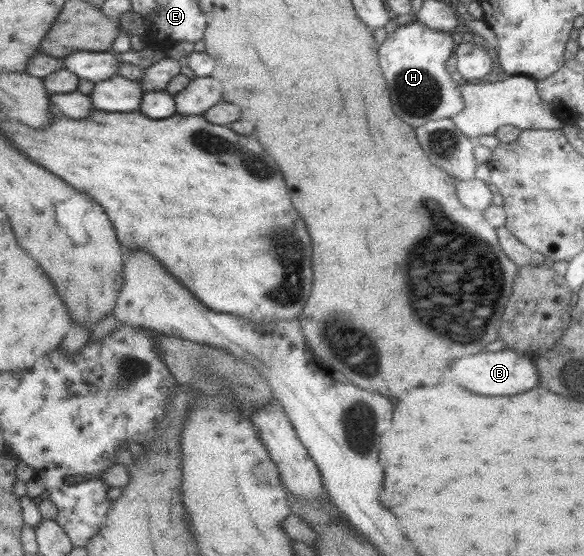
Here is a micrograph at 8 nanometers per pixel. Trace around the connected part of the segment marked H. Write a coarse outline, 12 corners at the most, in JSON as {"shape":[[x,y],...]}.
{"shape":[[416,21],[377,49],[392,113],[414,128],[464,107],[451,34]]}

